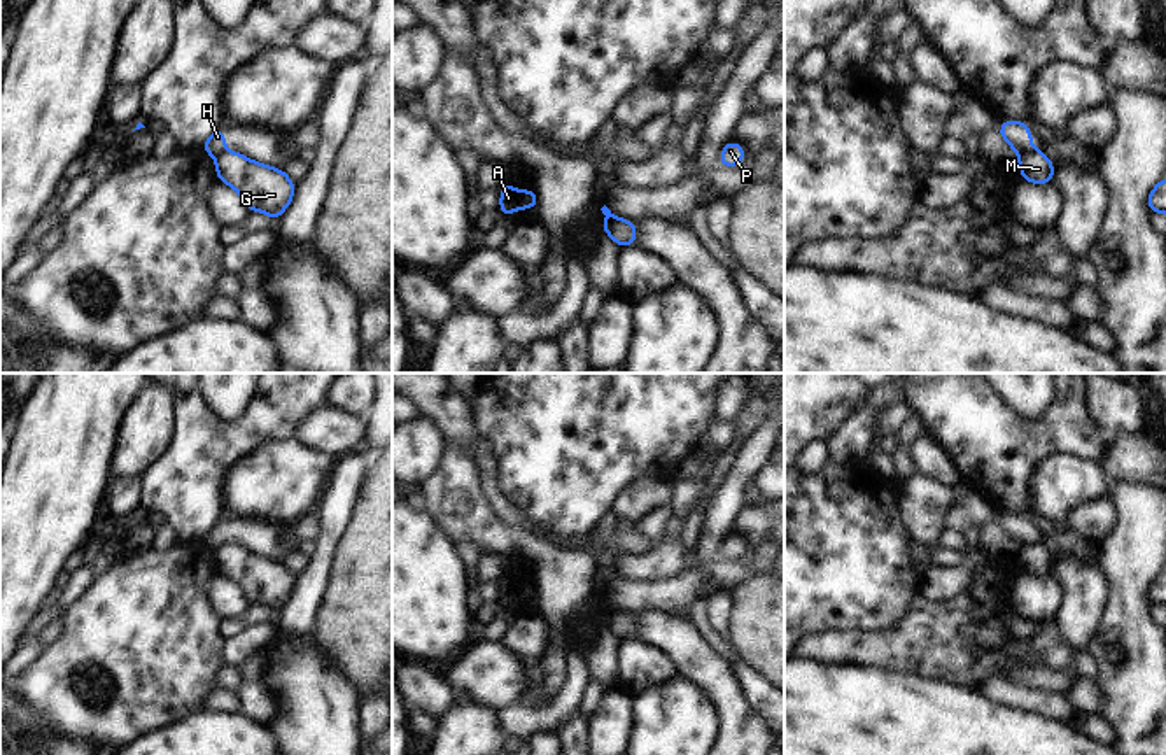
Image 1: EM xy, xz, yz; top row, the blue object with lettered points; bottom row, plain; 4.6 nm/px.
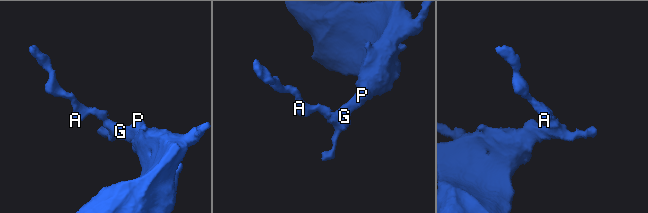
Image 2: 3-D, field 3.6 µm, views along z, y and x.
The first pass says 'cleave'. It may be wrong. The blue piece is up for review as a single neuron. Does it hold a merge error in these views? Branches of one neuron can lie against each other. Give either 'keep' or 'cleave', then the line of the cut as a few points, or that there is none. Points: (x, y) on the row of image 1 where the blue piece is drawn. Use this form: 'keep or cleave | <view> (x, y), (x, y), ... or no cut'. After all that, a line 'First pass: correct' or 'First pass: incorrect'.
cleave | xz (617, 218), (608, 233)
First pass: correct

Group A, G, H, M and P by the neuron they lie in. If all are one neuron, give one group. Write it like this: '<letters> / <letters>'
A H / G M P

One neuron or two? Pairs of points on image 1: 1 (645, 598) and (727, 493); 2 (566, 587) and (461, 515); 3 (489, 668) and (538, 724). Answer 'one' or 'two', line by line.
1: one
2: one
3: two

